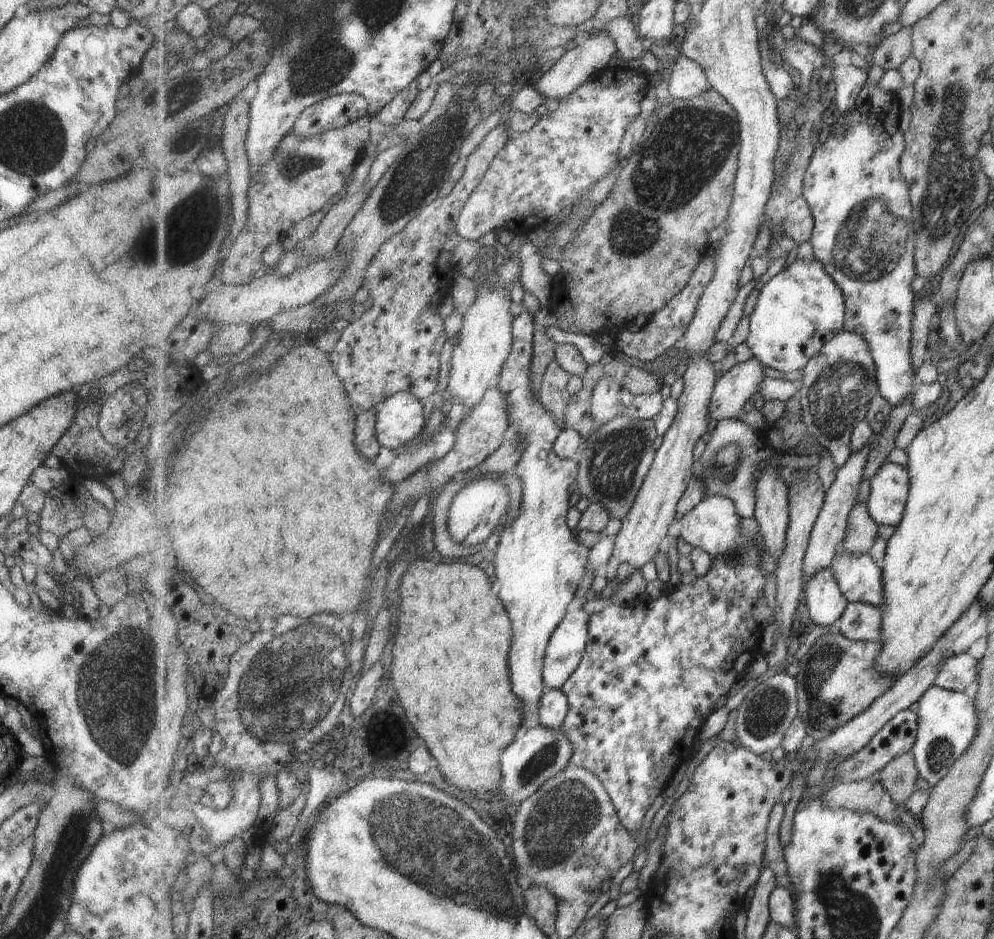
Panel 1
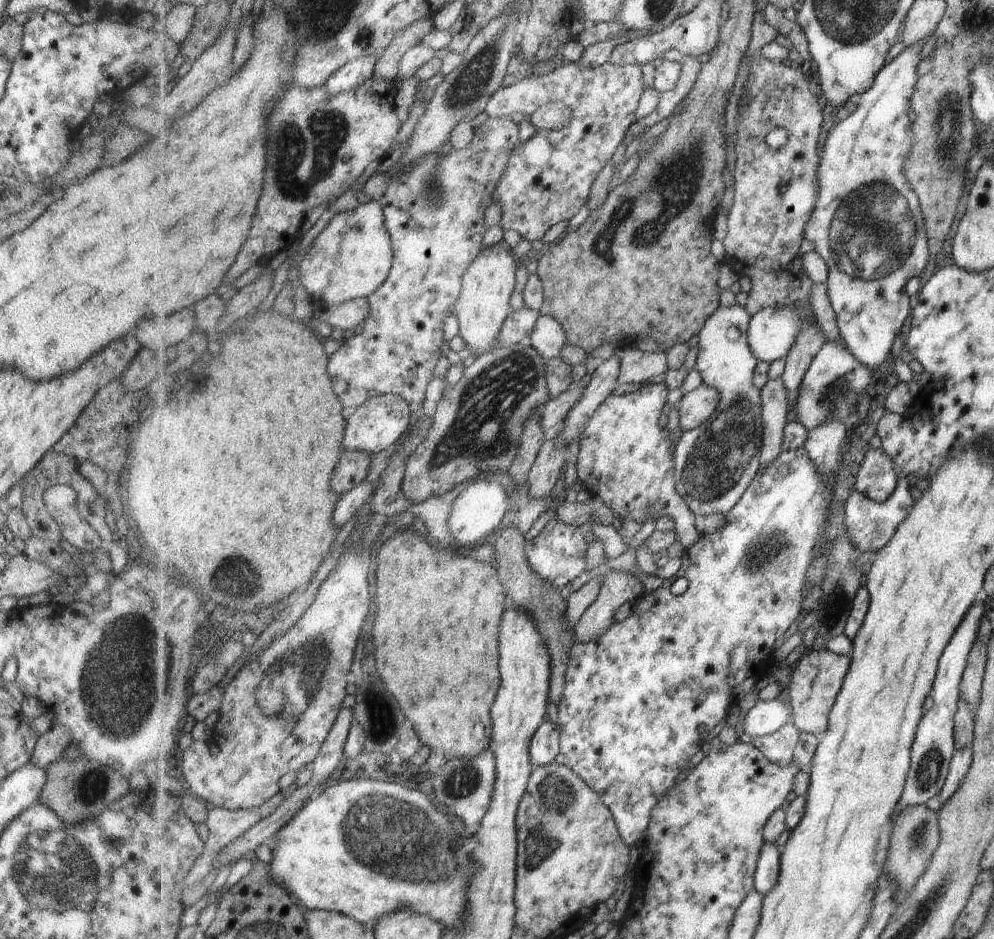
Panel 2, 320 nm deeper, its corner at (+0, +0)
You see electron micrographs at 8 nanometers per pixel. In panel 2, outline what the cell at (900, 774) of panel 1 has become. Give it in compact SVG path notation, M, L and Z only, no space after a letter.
M926 805L908 807L897 815L892 836L890 858L886 864L886 872L898 883L896 894L899 904L903 898L908 897L916 887L919 879L930 867L934 852L939 848L942 841L939 817L937 812L929 810Z

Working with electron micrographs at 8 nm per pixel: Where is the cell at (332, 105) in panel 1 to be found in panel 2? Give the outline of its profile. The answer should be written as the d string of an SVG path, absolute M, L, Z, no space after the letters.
M367 55L350 60L339 72L332 74L326 82L326 87L332 95L351 90L355 86L363 84L375 72L377 64L375 55Z

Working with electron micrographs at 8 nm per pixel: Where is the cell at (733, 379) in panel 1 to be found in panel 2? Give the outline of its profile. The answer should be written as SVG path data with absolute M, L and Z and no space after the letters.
M701 385L697 390L687 393L679 404L680 423L682 432L698 429L704 422L714 416L722 396L713 386Z

